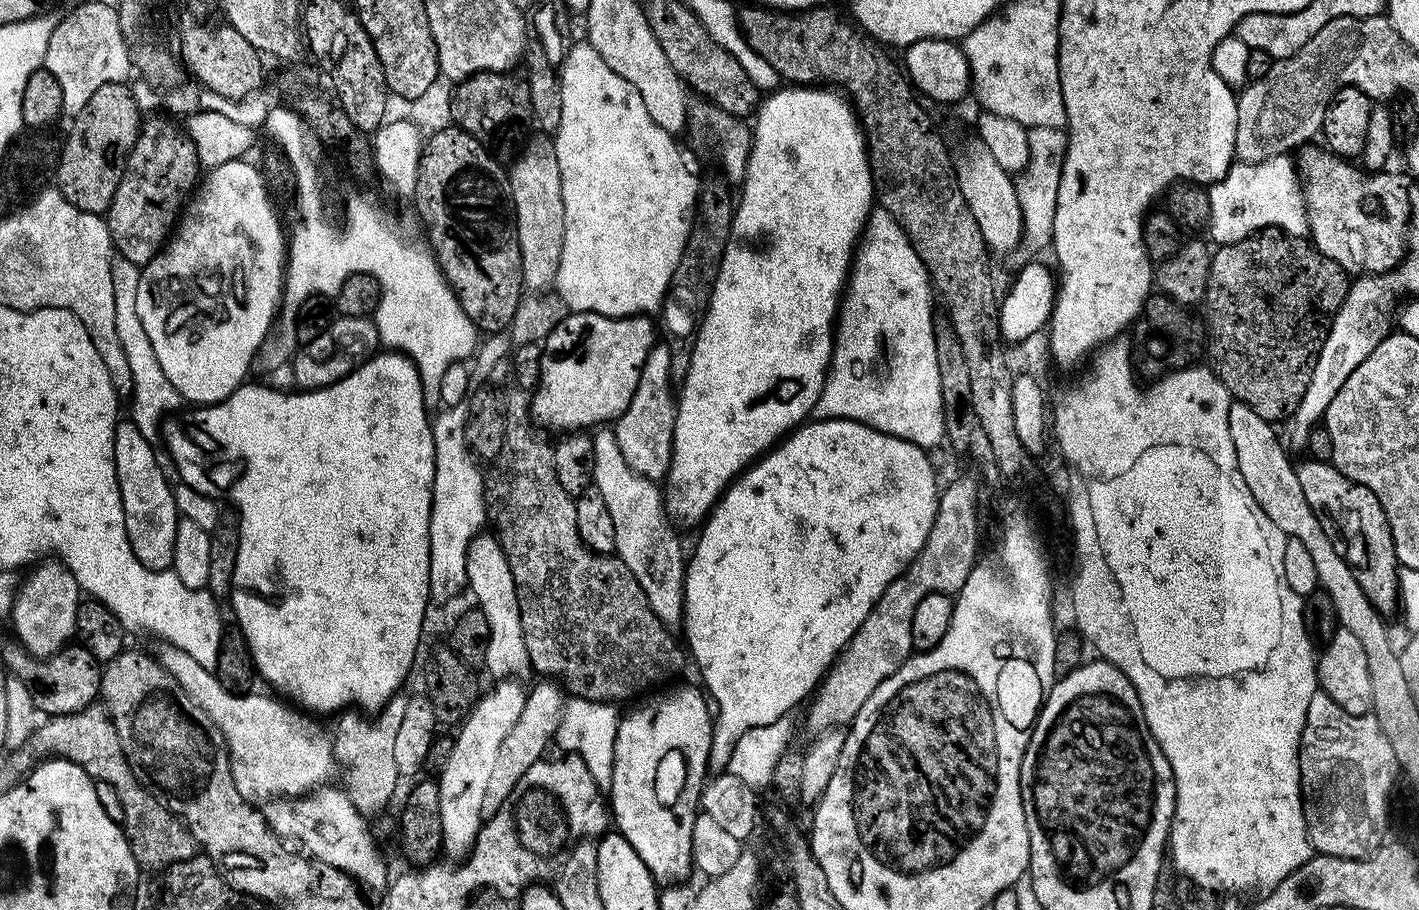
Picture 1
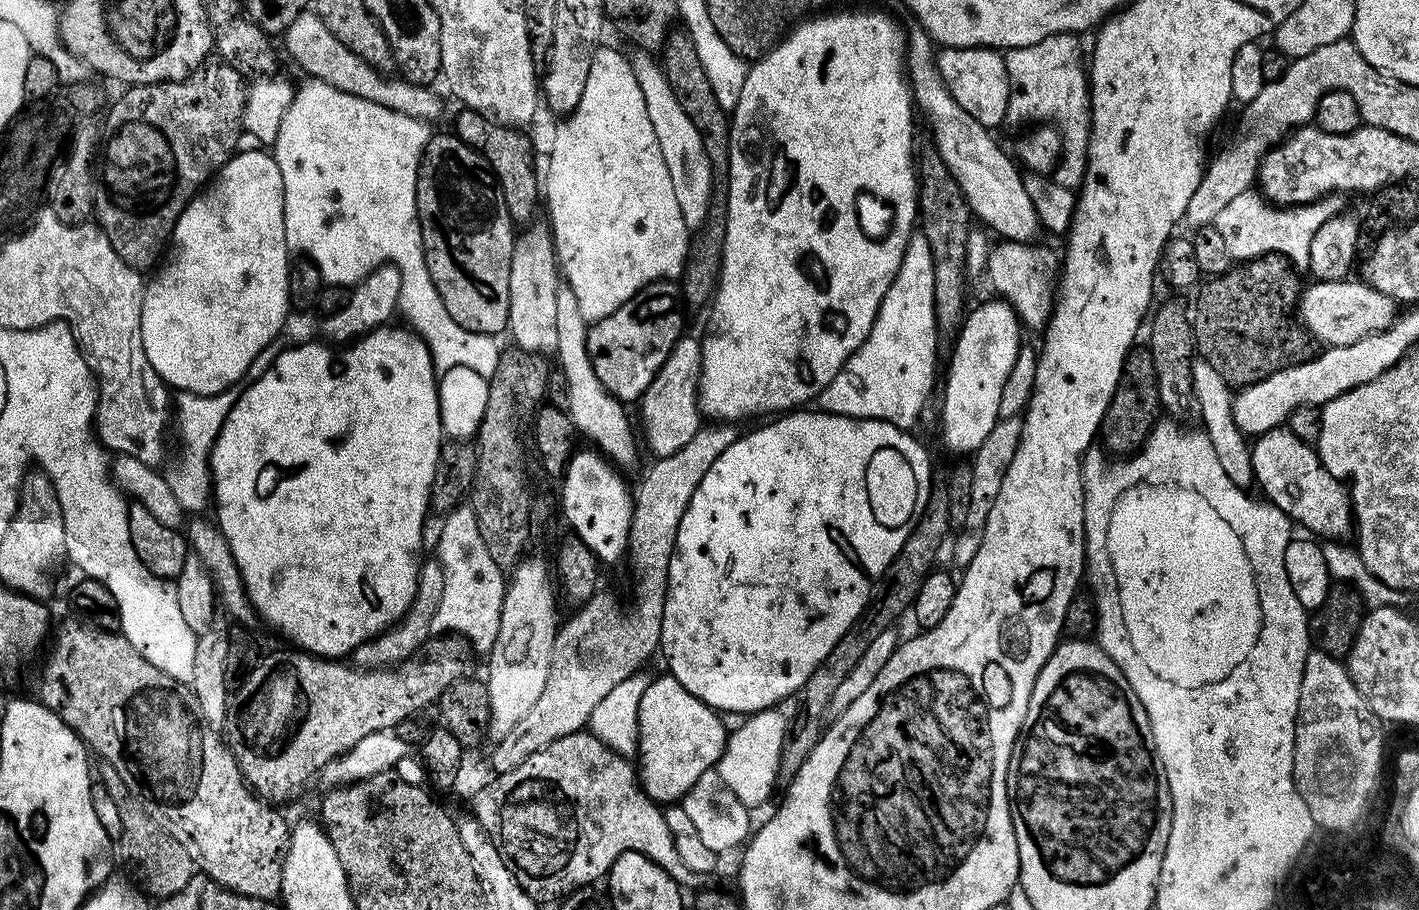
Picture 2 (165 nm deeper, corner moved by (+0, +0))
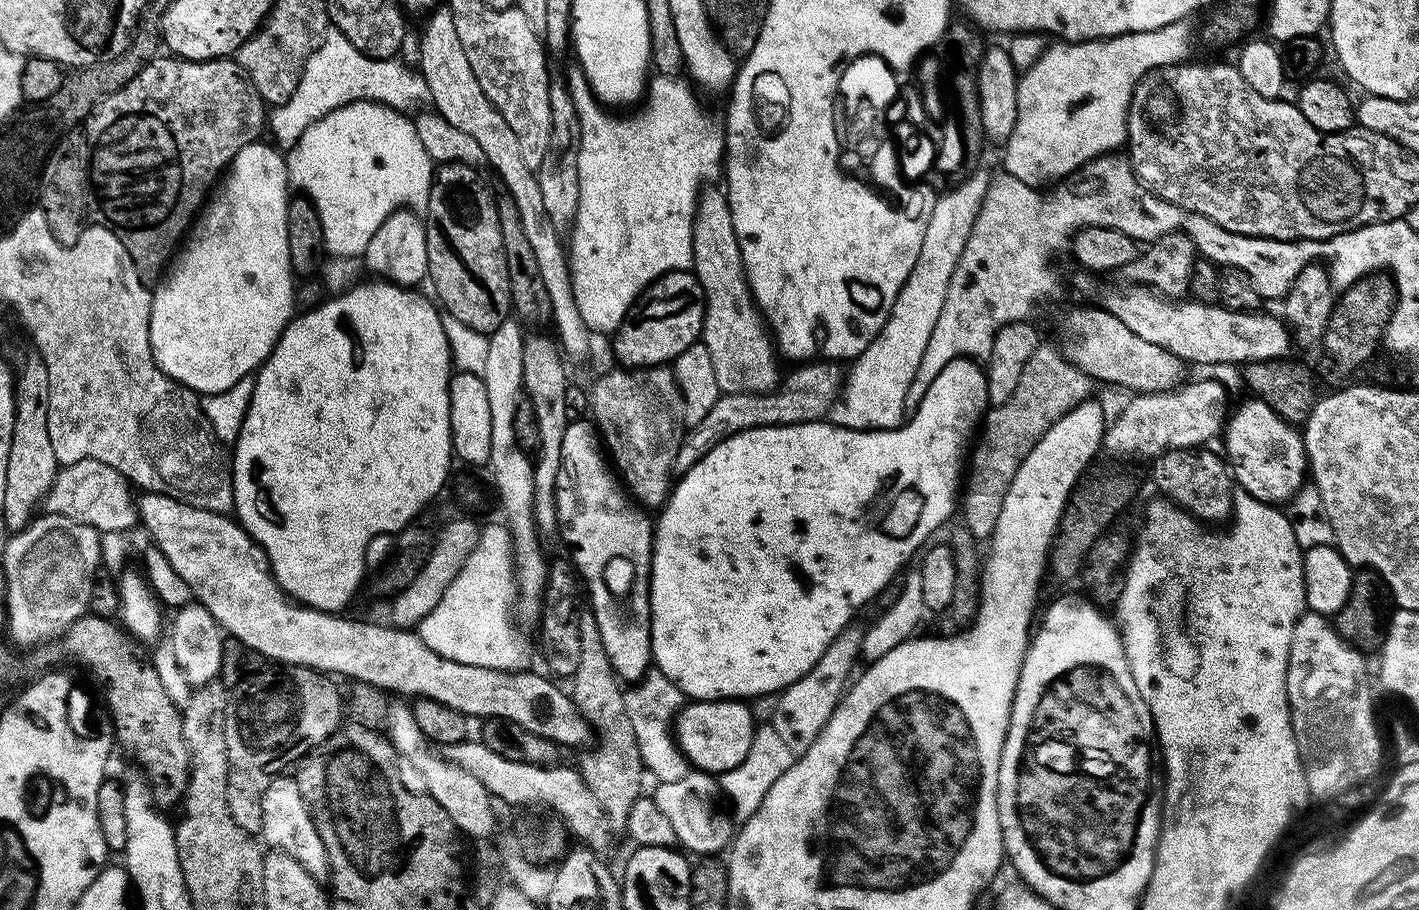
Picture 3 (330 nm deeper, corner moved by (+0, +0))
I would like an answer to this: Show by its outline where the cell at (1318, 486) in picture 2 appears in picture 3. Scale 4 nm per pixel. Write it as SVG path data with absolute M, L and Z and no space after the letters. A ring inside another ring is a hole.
M1248 399L1252 400L1237 408L1235 405L1222 436L1228 447L1226 460L1230 465L1231 477L1239 491L1258 498L1263 504L1287 505L1305 487L1309 475L1303 435L1293 425L1287 424L1265 400Z

